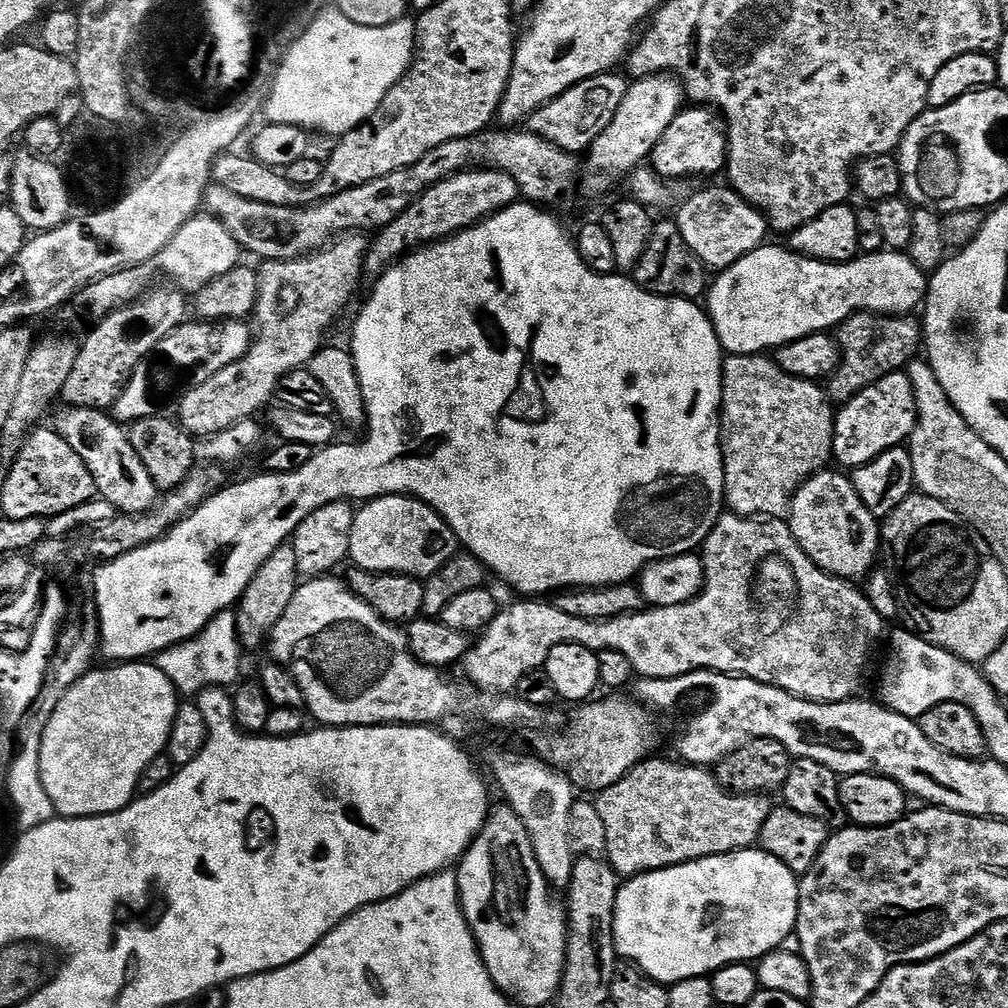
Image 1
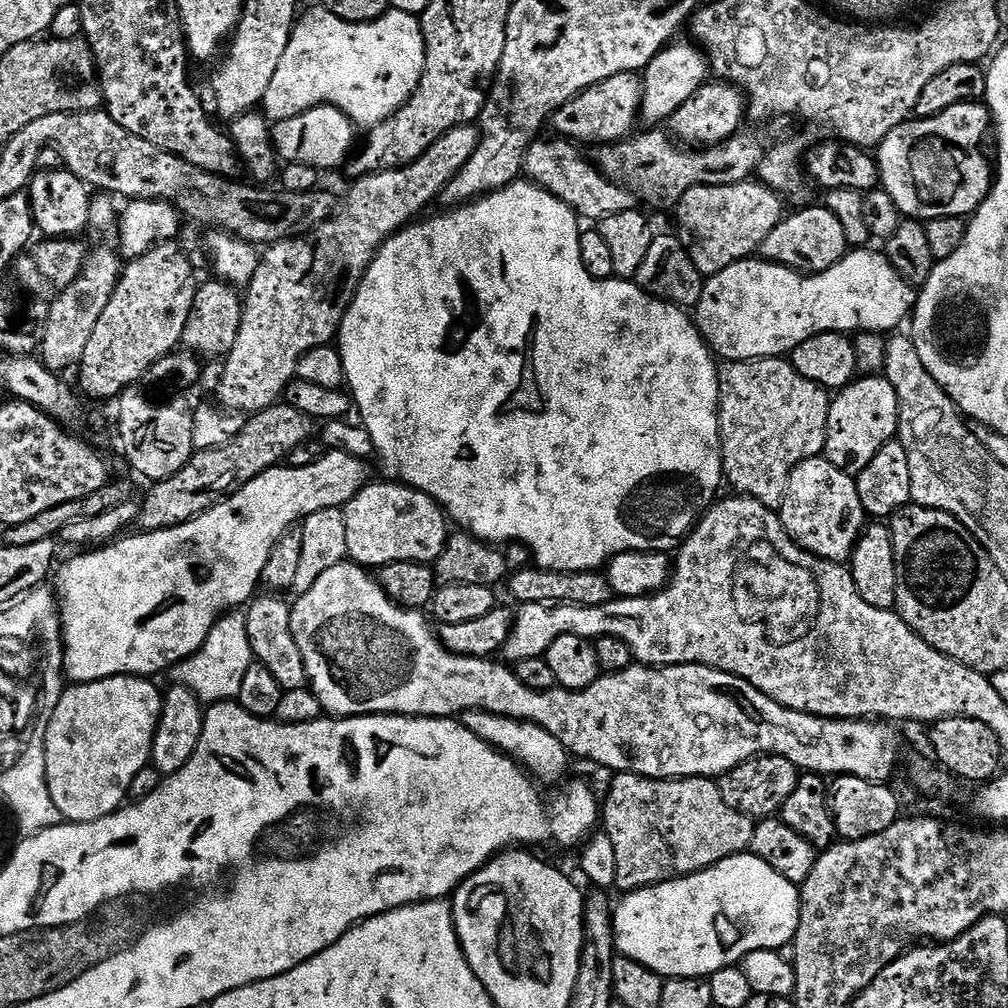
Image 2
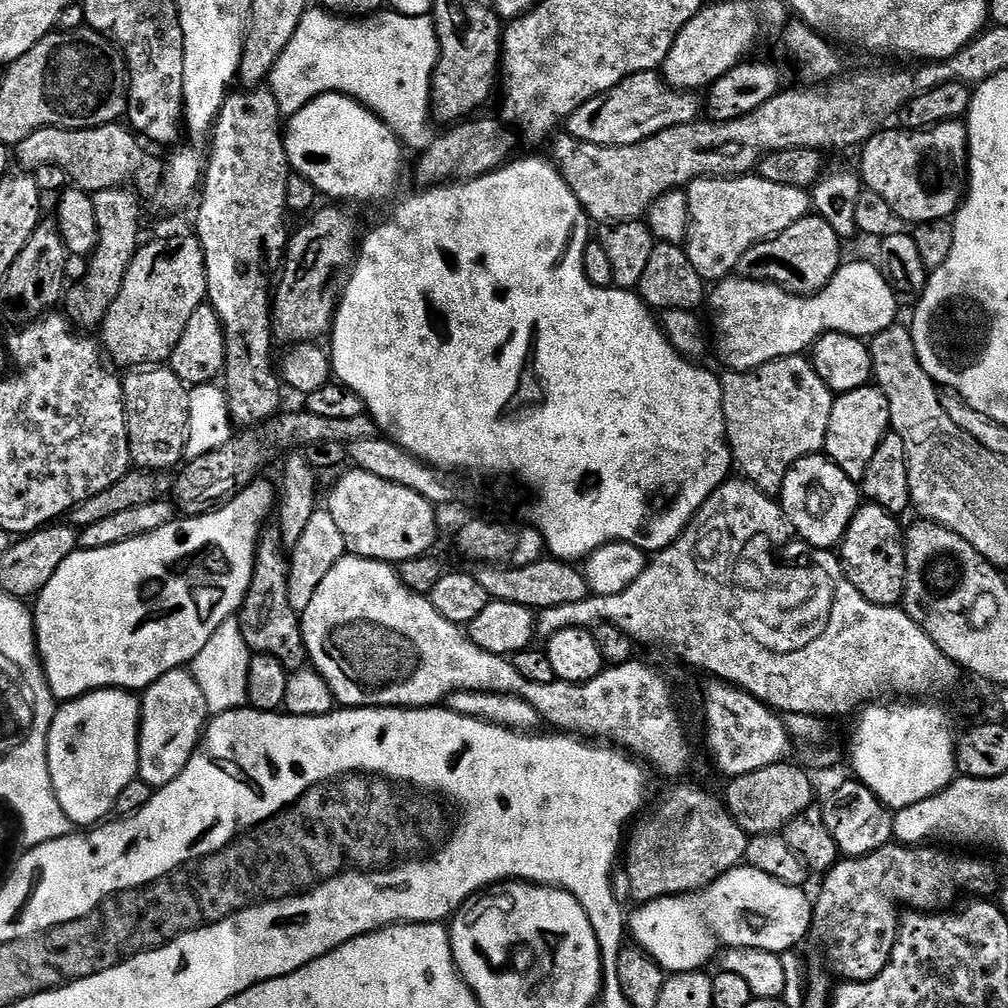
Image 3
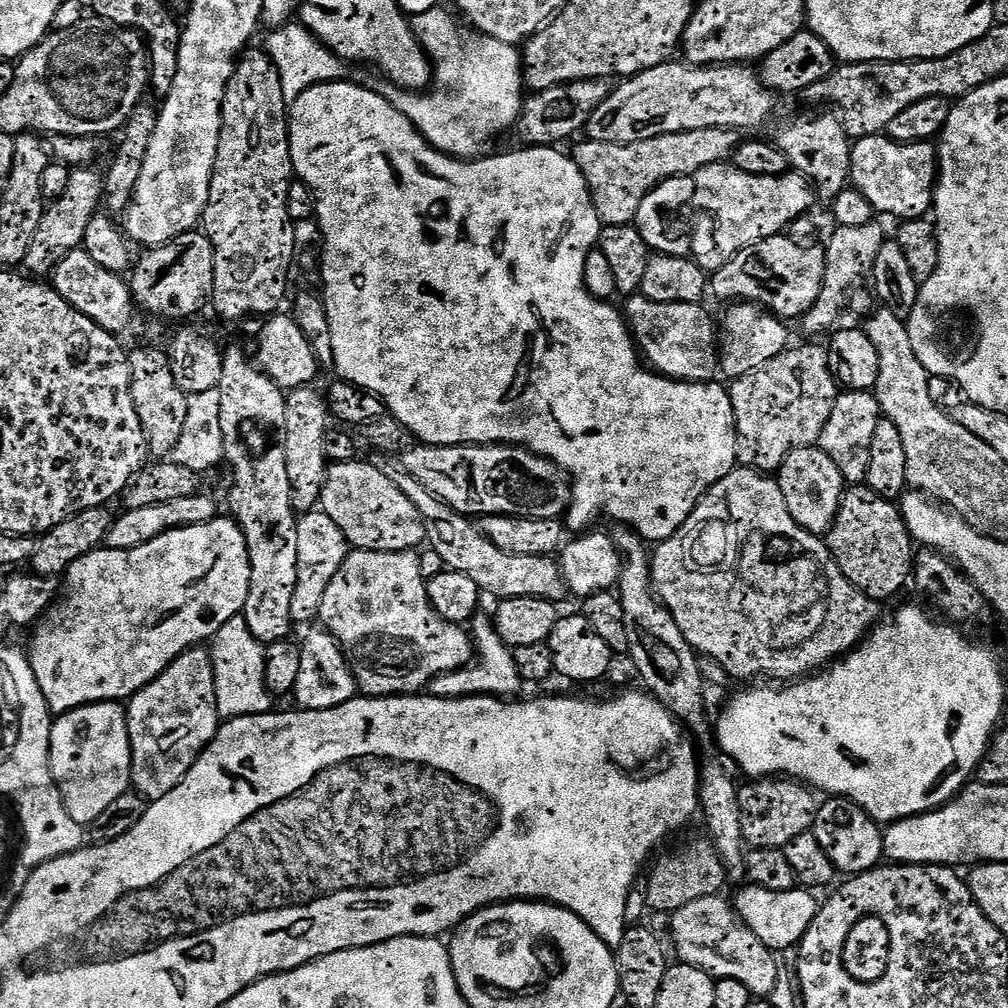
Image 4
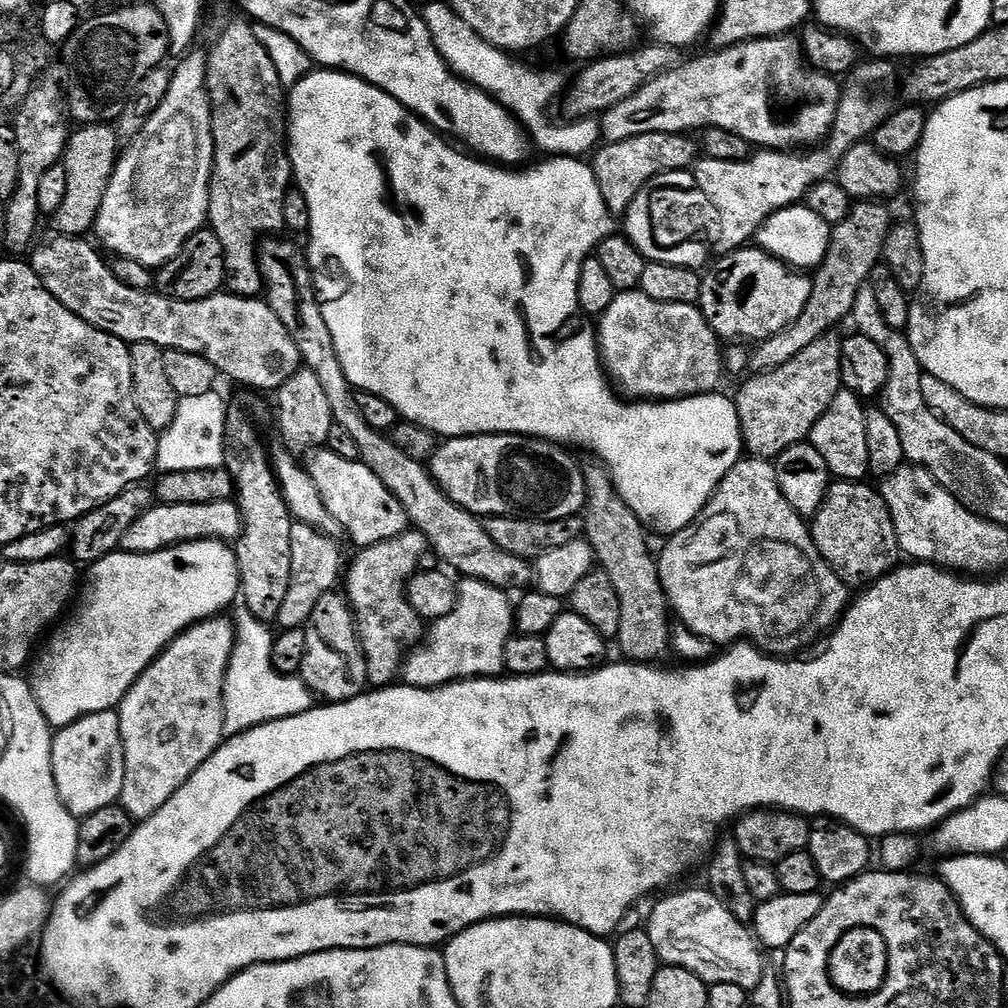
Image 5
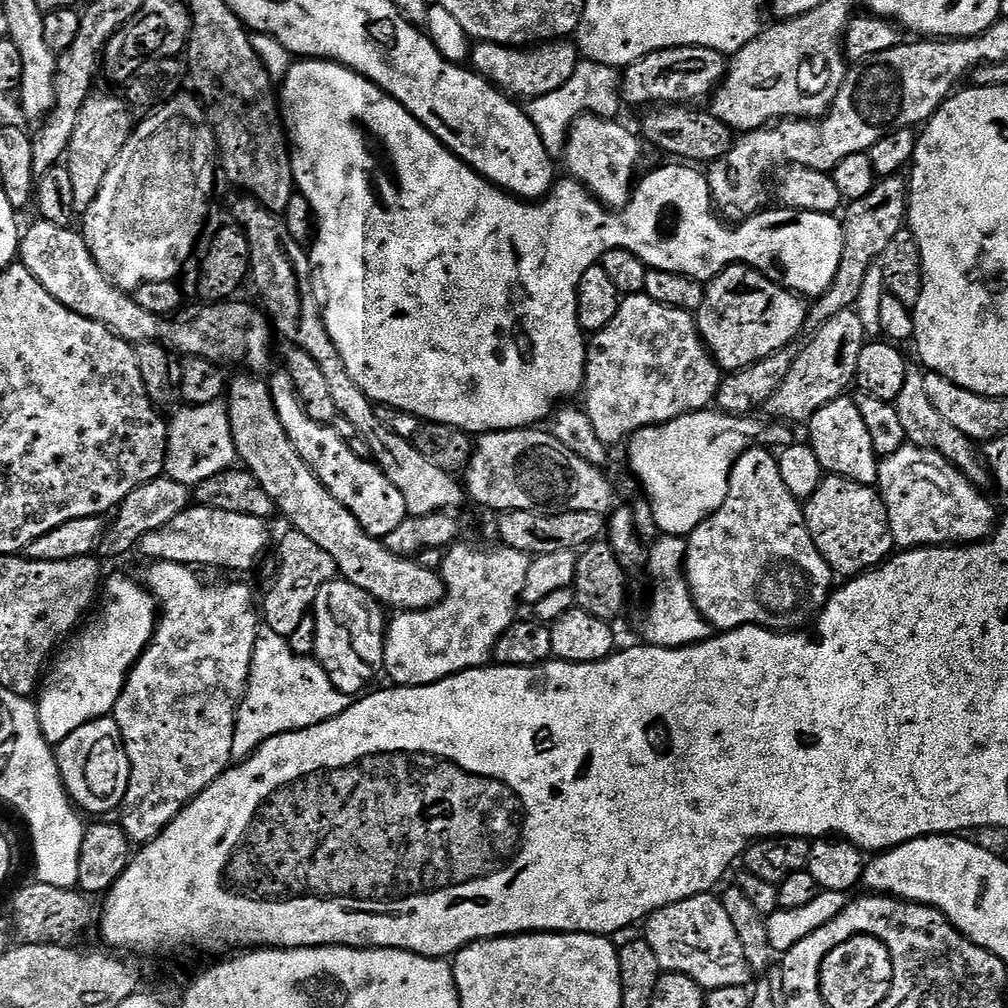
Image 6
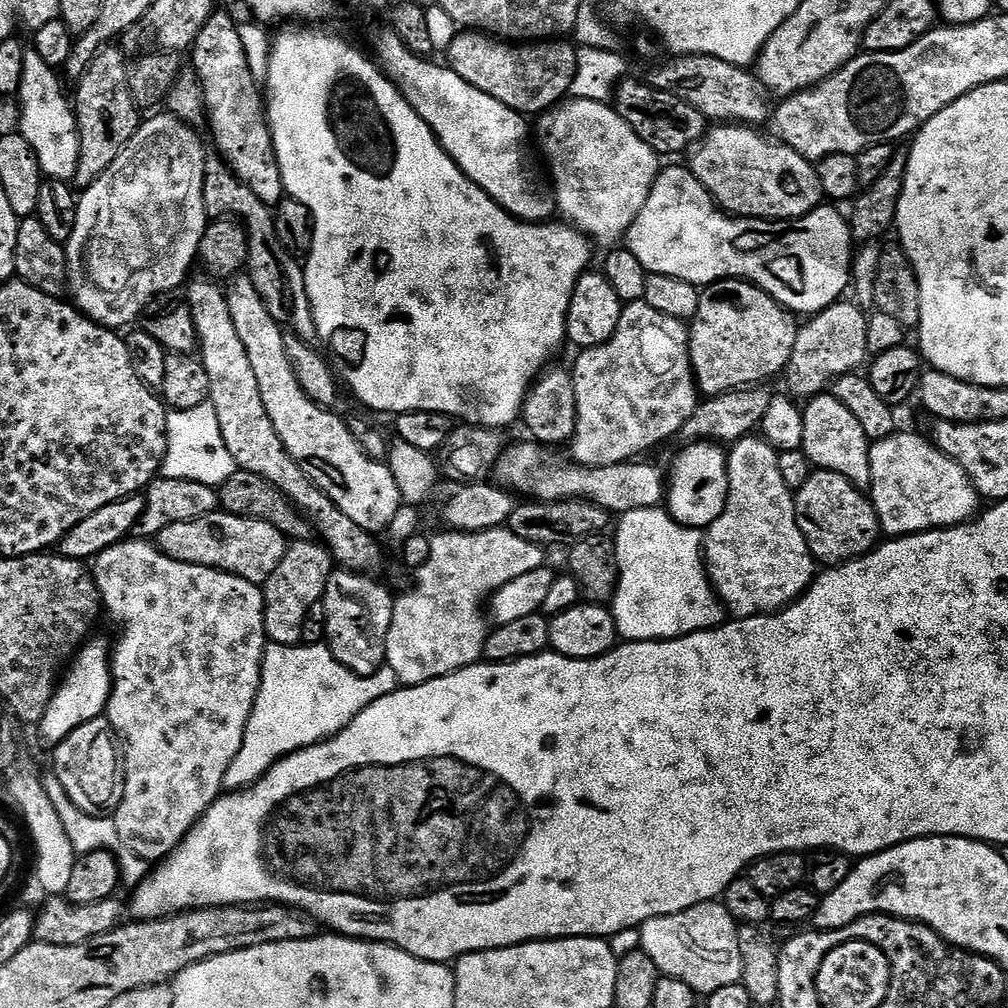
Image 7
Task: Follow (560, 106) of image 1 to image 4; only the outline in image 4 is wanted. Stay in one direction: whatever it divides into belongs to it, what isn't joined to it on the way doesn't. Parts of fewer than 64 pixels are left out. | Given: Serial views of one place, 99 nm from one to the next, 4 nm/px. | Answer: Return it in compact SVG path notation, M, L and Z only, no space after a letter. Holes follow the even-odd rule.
M665 62L642 70L636 76L630 76L619 81L620 85L613 87L609 91L608 96L602 102L598 102L594 106L594 110L588 118L586 125L587 139L597 140L598 142L610 142L611 144L629 144L630 142L642 142L646 138L658 138L662 134L674 134L675 132L685 132L686 130L706 130L707 128L731 128L733 130L741 130L740 128L760 128L768 120L768 115L772 112L773 93L764 87L764 83L760 81L757 69L749 66L747 63L738 64L710 64L707 66L693 66L687 62L679 62L680 64L672 64L673 62Z

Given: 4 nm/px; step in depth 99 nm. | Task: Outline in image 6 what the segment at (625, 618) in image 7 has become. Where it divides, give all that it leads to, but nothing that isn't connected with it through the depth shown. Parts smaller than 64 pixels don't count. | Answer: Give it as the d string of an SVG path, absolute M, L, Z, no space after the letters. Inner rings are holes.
M661 535L659 539L646 552L646 569L652 575L652 601L644 616L643 643L653 648L685 648L700 644L714 635L714 629L698 610L688 588L688 577L684 575L685 541L678 536Z

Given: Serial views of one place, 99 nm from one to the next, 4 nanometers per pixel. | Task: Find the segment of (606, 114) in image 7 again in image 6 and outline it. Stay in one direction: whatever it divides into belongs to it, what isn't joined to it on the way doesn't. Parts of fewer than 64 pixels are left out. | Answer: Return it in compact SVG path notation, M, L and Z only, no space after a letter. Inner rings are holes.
M585 114L579 116L568 131L568 145L564 148L562 164L568 167L567 175L579 180L601 204L620 210L631 200L638 176L636 163L640 160L641 144L638 136L637 140L635 134L623 128L620 122Z

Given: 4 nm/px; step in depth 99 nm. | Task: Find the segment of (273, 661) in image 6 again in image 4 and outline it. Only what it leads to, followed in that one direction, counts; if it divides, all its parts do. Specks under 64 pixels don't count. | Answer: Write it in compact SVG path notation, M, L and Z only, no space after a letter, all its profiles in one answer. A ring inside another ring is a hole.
M243 615L230 618L211 637L210 655L212 674L216 691L216 710L221 717L261 716L263 712L273 711L273 693L264 684L265 645L255 640L246 626Z

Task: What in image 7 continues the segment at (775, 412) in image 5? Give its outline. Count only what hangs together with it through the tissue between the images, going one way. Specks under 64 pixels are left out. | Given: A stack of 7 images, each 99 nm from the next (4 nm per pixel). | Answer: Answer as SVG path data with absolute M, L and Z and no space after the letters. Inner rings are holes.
M837 302L826 310L815 313L811 318L799 325L794 342L794 350L790 354L790 362L786 369L788 376L787 391L793 397L811 398L819 396L838 376L848 372L856 372L870 353L866 346L866 330L868 316L859 303L844 304ZM864 311L864 312L863 312ZM792 392L793 393L792 393ZM796 395L796 396L795 396Z

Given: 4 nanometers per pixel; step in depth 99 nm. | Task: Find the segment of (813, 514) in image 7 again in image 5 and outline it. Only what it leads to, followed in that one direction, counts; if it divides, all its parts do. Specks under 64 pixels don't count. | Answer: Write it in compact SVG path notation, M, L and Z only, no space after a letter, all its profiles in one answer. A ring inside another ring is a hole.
M858 480L845 481L833 481L829 485L827 498L813 516L810 531L816 548L839 571L843 582L854 588L868 586L897 567L900 545L889 508L879 491Z

